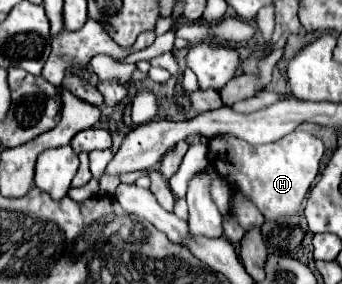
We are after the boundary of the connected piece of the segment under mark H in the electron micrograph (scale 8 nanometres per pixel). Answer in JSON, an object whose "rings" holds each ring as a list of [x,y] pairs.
{"rings":[[[295,130],[277,142],[251,146],[237,136],[223,134],[209,142],[209,162],[215,170],[235,188],[245,192],[265,218],[283,222],[287,216],[297,214],[311,182],[319,172],[323,156],[323,142],[303,130]]]}

